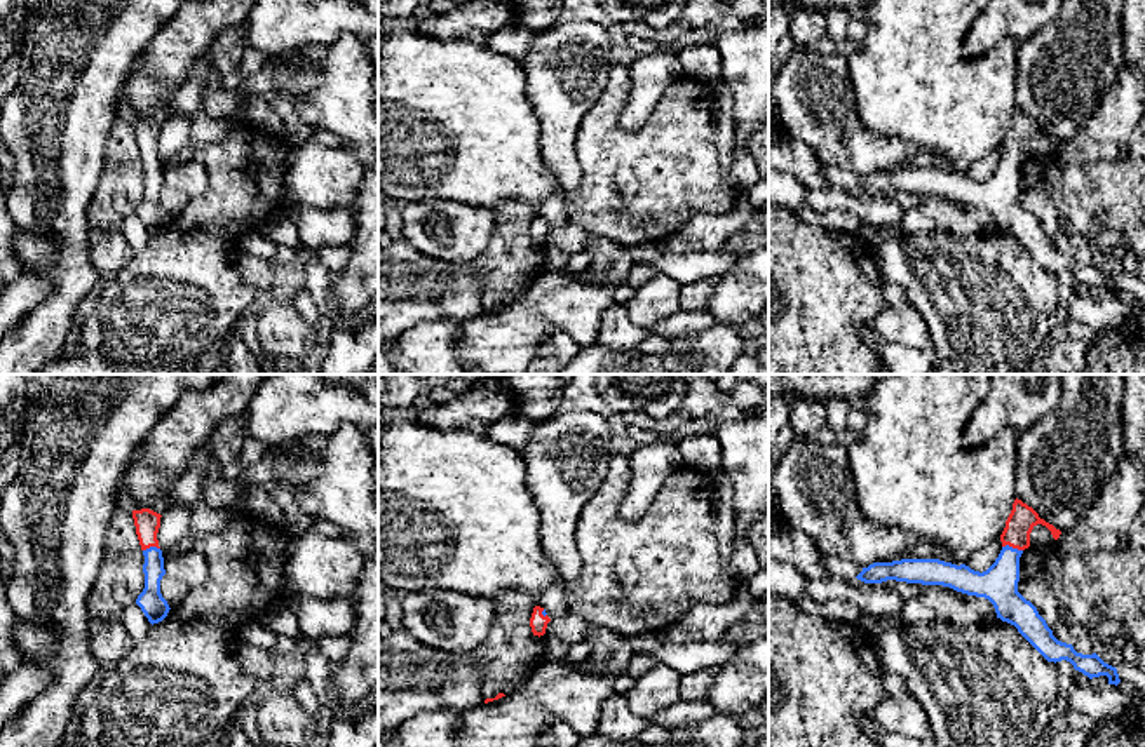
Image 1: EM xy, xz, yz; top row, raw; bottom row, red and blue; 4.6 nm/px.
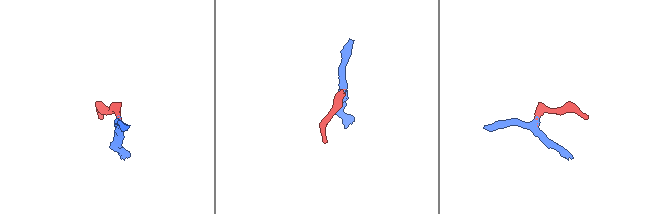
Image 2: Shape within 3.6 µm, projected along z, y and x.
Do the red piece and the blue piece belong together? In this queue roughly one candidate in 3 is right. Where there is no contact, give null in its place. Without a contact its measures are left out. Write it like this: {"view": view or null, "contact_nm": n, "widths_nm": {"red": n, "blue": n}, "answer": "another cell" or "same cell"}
{"view": "yz", "contact_nm": 100, "widths_nm": {"red": 130, "blue": 180}, "answer": "same cell"}

